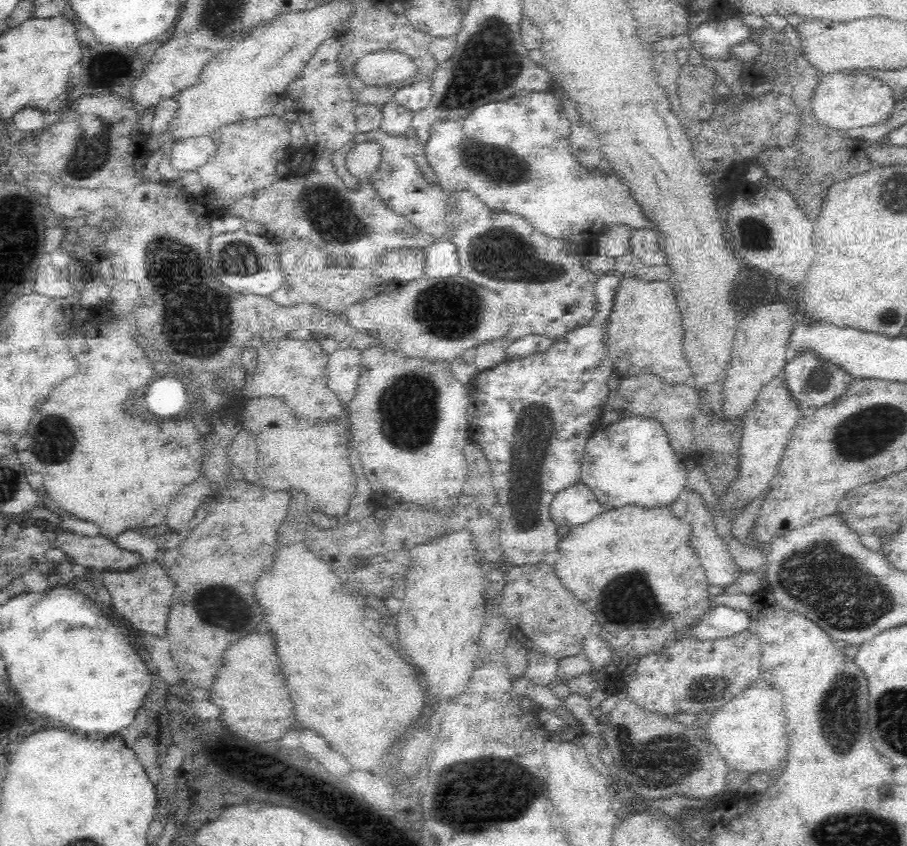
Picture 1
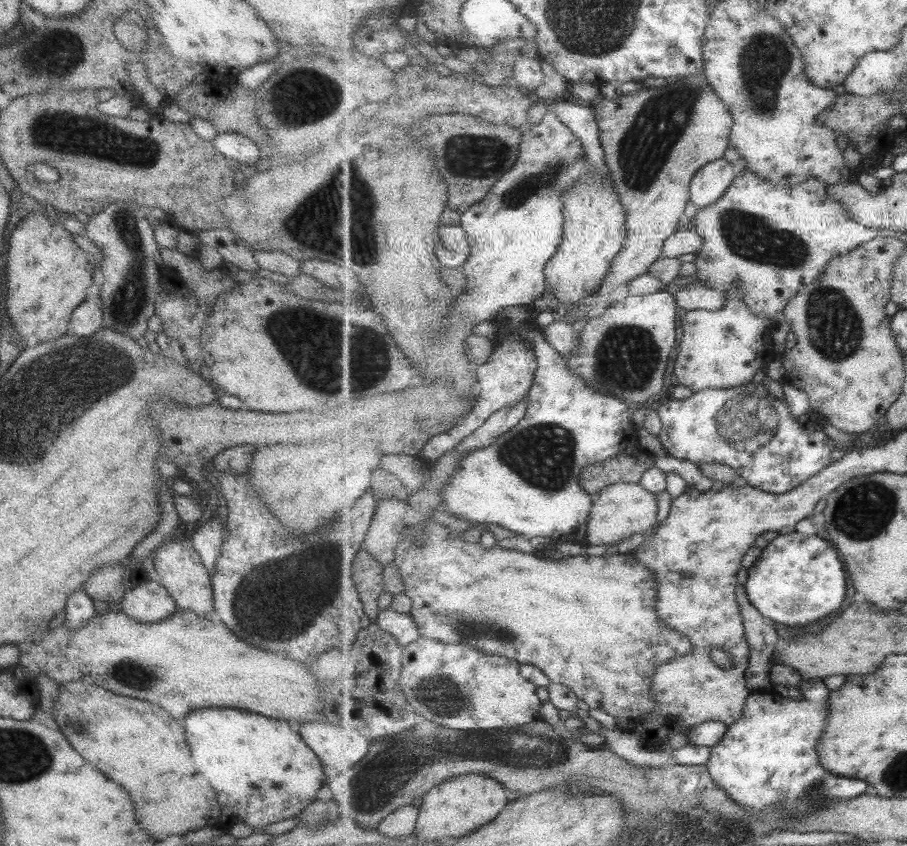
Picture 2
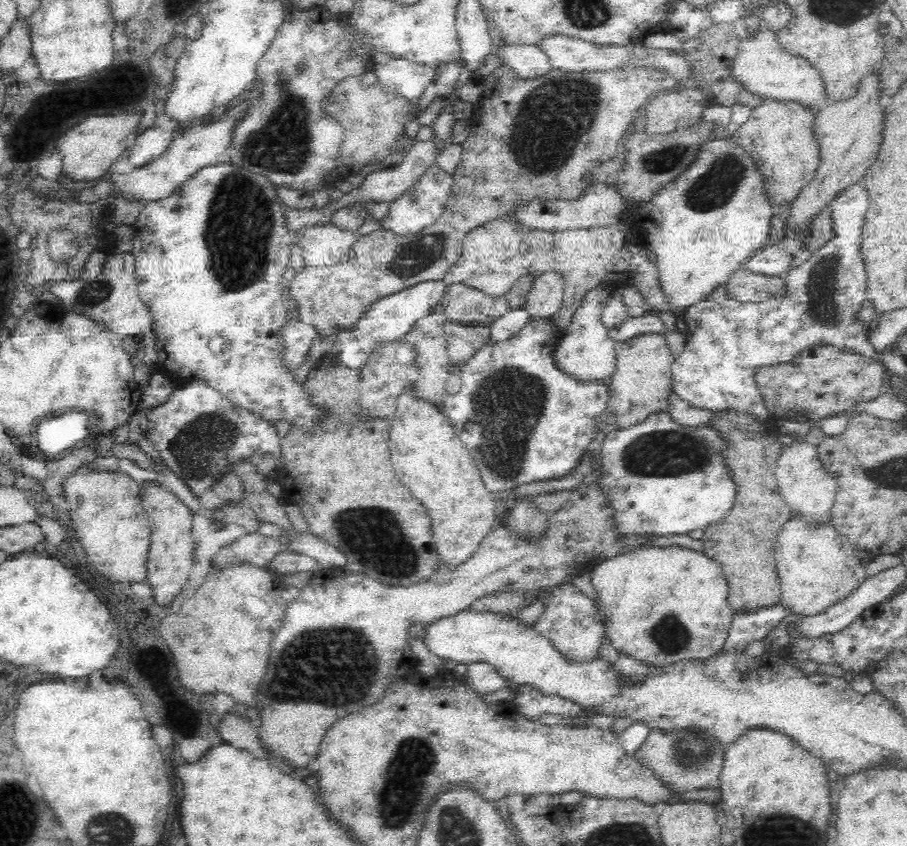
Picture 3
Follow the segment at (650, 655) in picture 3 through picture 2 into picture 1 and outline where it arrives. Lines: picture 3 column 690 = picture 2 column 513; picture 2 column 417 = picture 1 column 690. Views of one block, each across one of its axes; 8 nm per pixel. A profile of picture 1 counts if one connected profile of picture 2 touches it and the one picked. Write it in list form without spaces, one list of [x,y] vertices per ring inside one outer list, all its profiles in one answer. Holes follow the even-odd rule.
[[[626,505],[622,507],[607,508],[595,516],[590,522],[581,524],[570,529],[570,533],[560,539],[557,546],[557,552],[560,557],[555,562],[554,572],[558,575],[560,582],[566,587],[576,598],[587,604],[589,609],[595,614],[596,618],[596,633],[604,640],[609,642],[609,646],[617,655],[626,654],[642,654],[646,656],[655,653],[662,649],[662,646],[672,638],[676,638],[676,632],[682,632],[686,626],[690,626],[696,618],[700,618],[706,610],[713,609],[714,605],[708,605],[709,594],[704,567],[701,565],[697,553],[693,550],[693,545],[690,542],[691,523],[685,523],[681,518],[676,517],[673,512],[670,512],[669,505],[659,506],[638,506]]]

